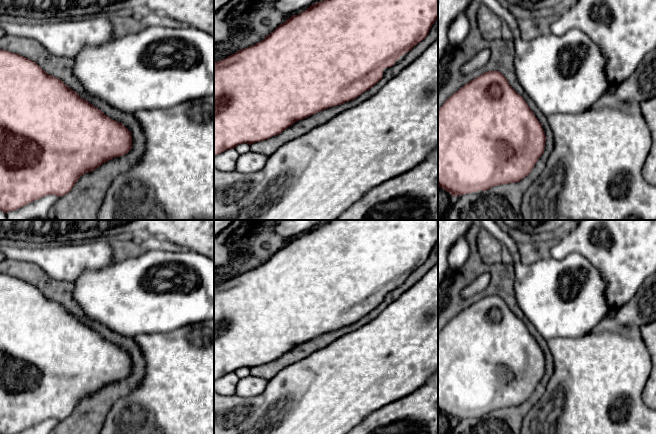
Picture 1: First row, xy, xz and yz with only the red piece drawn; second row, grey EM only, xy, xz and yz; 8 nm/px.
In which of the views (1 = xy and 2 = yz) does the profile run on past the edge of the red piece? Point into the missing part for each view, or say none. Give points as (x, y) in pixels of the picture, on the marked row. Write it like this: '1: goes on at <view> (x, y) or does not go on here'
1: does not go on here
2: does not go on here

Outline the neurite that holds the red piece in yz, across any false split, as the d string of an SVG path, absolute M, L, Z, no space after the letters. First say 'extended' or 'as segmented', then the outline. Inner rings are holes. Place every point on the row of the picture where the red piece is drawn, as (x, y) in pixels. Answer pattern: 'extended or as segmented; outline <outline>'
as segmented; outline M499 71L474 78L438 109L438 186L452 196L519 182L544 153L542 124Z

